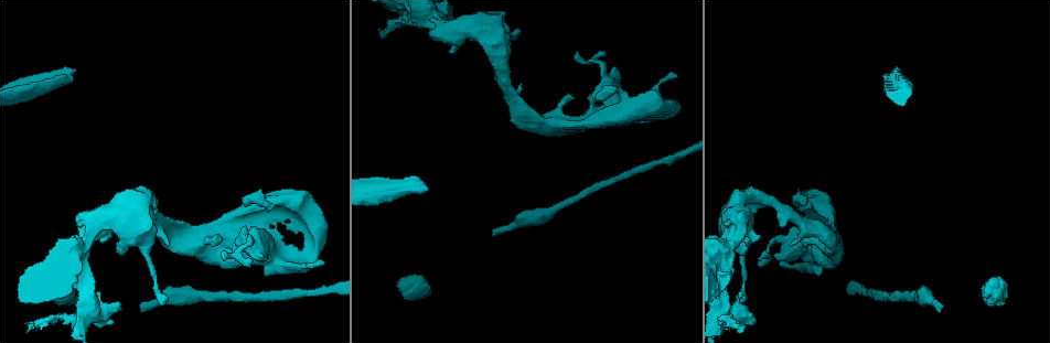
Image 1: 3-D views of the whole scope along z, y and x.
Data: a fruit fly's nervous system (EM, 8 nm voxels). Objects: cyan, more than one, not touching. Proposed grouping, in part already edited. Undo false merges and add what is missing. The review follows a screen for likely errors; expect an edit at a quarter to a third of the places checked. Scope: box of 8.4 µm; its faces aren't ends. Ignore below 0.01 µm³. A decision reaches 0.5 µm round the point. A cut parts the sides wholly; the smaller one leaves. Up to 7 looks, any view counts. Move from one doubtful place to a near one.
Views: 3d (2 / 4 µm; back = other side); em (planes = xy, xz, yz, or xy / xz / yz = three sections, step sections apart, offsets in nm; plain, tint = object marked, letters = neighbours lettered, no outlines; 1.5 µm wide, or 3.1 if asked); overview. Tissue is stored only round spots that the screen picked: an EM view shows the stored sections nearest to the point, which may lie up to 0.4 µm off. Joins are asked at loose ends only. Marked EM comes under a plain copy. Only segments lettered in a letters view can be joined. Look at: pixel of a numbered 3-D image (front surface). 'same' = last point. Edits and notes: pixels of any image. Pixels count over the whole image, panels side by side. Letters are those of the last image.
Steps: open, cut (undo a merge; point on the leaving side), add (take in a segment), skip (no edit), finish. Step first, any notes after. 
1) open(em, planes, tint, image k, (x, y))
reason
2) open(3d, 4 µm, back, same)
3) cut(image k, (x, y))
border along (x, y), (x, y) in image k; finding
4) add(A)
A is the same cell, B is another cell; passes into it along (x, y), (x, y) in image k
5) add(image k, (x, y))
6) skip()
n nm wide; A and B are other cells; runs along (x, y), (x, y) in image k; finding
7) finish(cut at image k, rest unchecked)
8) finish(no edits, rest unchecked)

open(em, xy, step 4, letters, image 1, (746, 249))
branch stops here

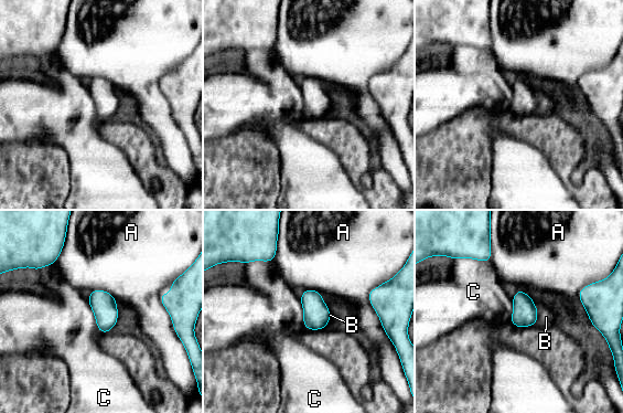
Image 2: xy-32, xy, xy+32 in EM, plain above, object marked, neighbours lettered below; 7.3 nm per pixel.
open(em, planes, letters, same)
cut it another way

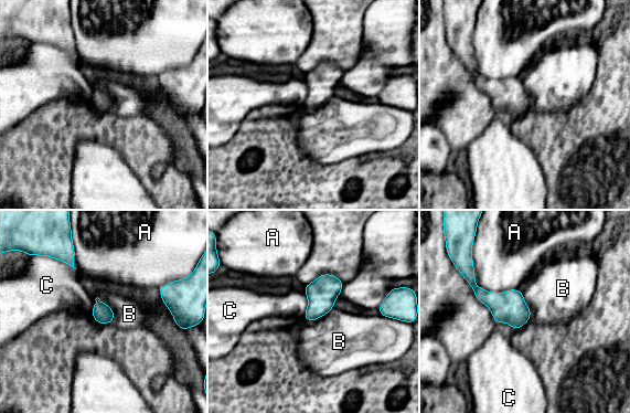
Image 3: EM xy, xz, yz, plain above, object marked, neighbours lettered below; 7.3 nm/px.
skip()
A, B and C are other cells; border along (97, 296), (114, 311), (113, 321) in image 3; none of them fits

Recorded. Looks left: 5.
open(3d, 4 µm, image 1, (295, 233))
branch stops here

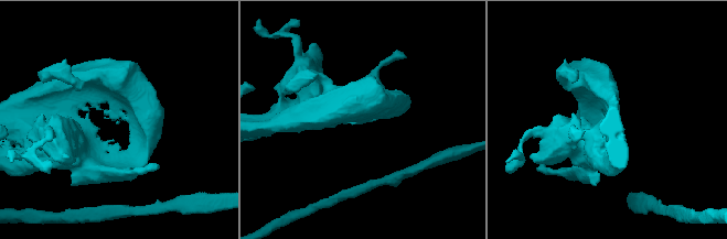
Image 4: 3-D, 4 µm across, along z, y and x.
open(em, planes, letters, image 4, (118, 123))
shape alone is not enough

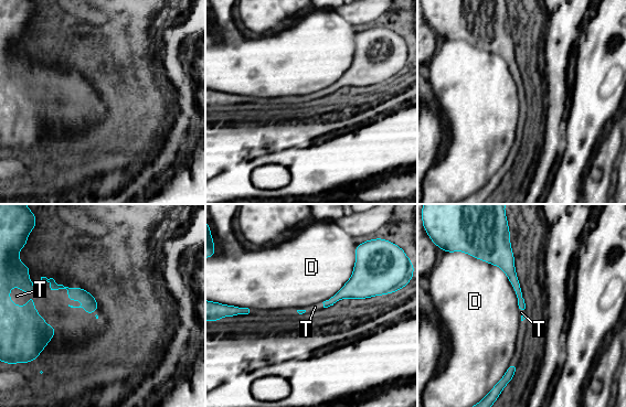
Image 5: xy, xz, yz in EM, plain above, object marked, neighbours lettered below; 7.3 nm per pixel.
add(T)
T is the same cell, D is another cell; passes into it along (88, 302), (76, 299), (76, 302) in image 5; the neuron continues

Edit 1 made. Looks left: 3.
open(overview)
see it whole again

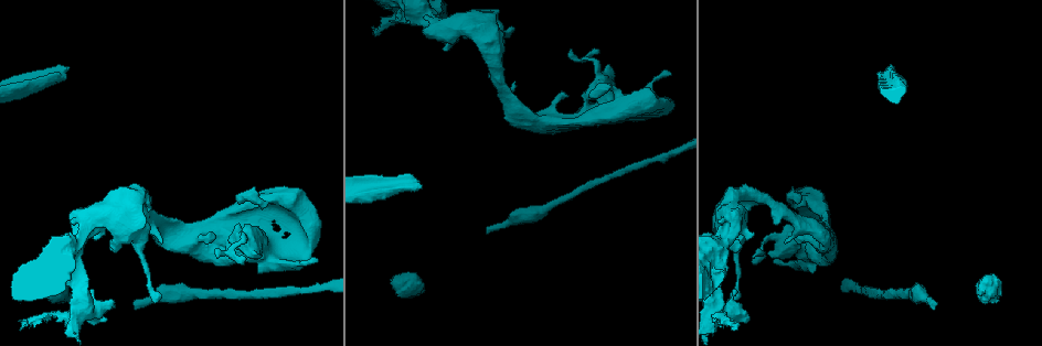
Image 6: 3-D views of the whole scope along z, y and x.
open(3d, 4 µm, back, image 6, (488, 231))
tapers out

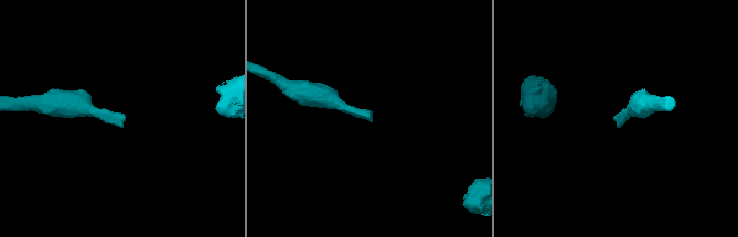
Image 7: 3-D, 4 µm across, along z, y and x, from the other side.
open(em, planes, letters, image 7, (370, 121))

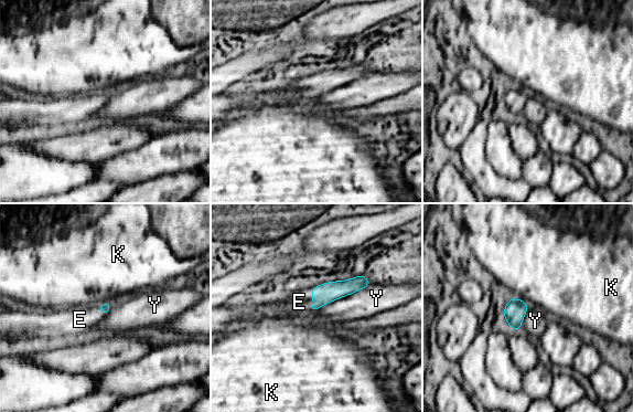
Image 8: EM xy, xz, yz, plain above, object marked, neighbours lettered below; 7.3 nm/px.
add(E)
E is the same cell, K and Y are other cells; passes into it along (323, 294), (311, 300), (299, 302) in image 8; the neuron continues

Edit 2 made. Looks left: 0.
finish(add at image 5, add at image 8, rest unchecked)

